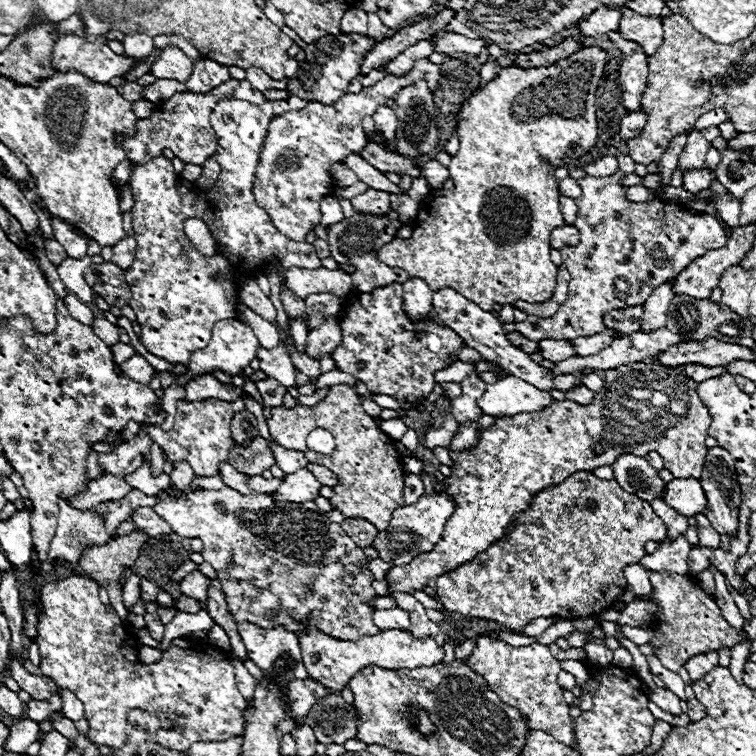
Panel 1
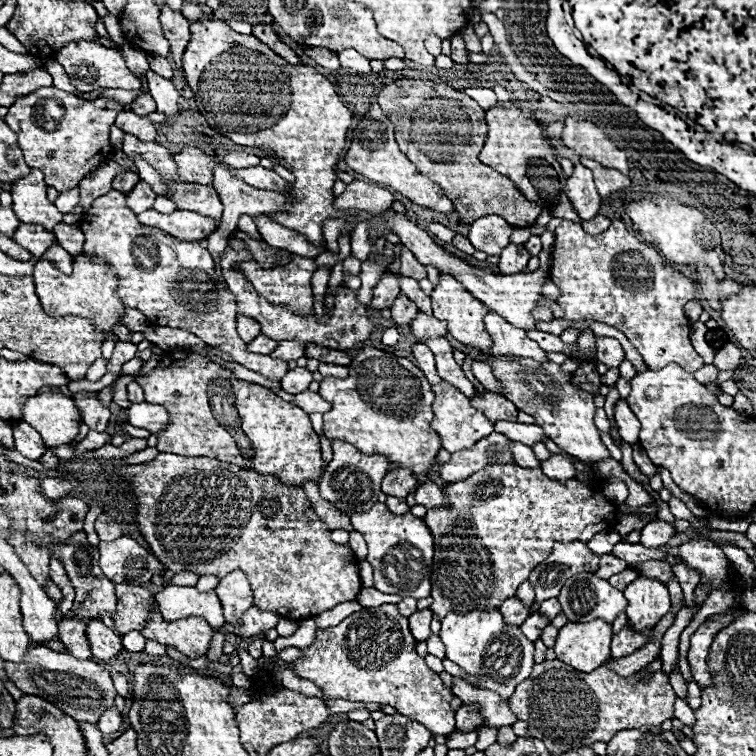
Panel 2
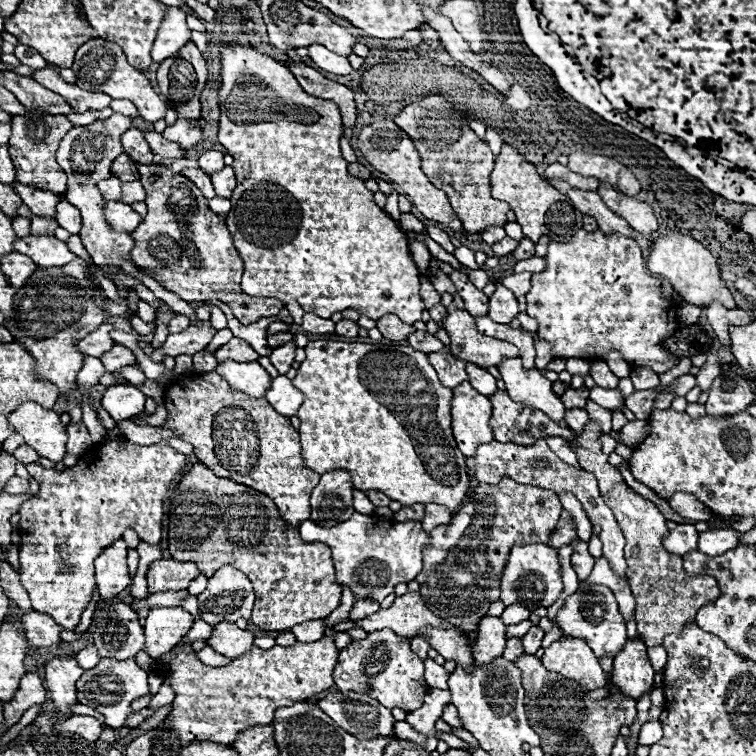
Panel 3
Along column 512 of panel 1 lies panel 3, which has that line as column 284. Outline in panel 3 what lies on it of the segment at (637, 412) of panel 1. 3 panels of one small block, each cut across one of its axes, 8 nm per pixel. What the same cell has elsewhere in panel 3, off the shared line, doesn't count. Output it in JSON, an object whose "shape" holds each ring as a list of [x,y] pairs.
{"shape":[[[208,372],[204,376],[172,378],[164,390],[164,408],[168,420],[162,426],[192,444],[194,454],[202,464],[214,470],[216,476],[230,478],[270,496],[290,526],[300,526],[300,522],[308,520],[310,492],[318,484],[320,474],[306,468],[298,430],[294,430],[290,418],[280,416],[268,400],[240,396],[240,392],[228,388],[224,378],[216,376],[216,372]]]}

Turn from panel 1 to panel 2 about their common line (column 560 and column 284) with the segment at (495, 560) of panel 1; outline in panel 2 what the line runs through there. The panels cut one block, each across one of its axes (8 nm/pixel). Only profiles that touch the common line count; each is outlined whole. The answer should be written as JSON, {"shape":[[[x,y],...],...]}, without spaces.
{"shape":[[[160,452],[156,460],[144,464],[116,466],[112,476],[132,492],[138,532],[174,574],[188,570],[198,576],[212,574],[222,578],[232,570],[242,570],[250,580],[254,604],[286,620],[314,618],[342,602],[358,600],[362,584],[356,554],[350,546],[332,542],[332,528],[320,520],[300,486],[282,484],[276,476],[260,476],[220,460],[186,458],[168,452]]]}

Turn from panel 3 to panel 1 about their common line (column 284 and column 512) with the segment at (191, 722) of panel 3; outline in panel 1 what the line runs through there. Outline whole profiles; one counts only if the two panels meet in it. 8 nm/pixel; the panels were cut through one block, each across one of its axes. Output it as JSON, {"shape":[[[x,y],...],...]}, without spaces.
{"shape":[[[480,636],[466,664],[490,684],[490,690],[496,692],[504,704],[518,708],[528,718],[528,726],[532,730],[542,730],[554,736],[558,742],[574,746],[574,722],[570,716],[570,704],[566,704],[562,688],[558,686],[558,672],[562,668],[560,662],[550,654],[548,646],[534,642],[530,646],[514,648],[506,642]]]}

